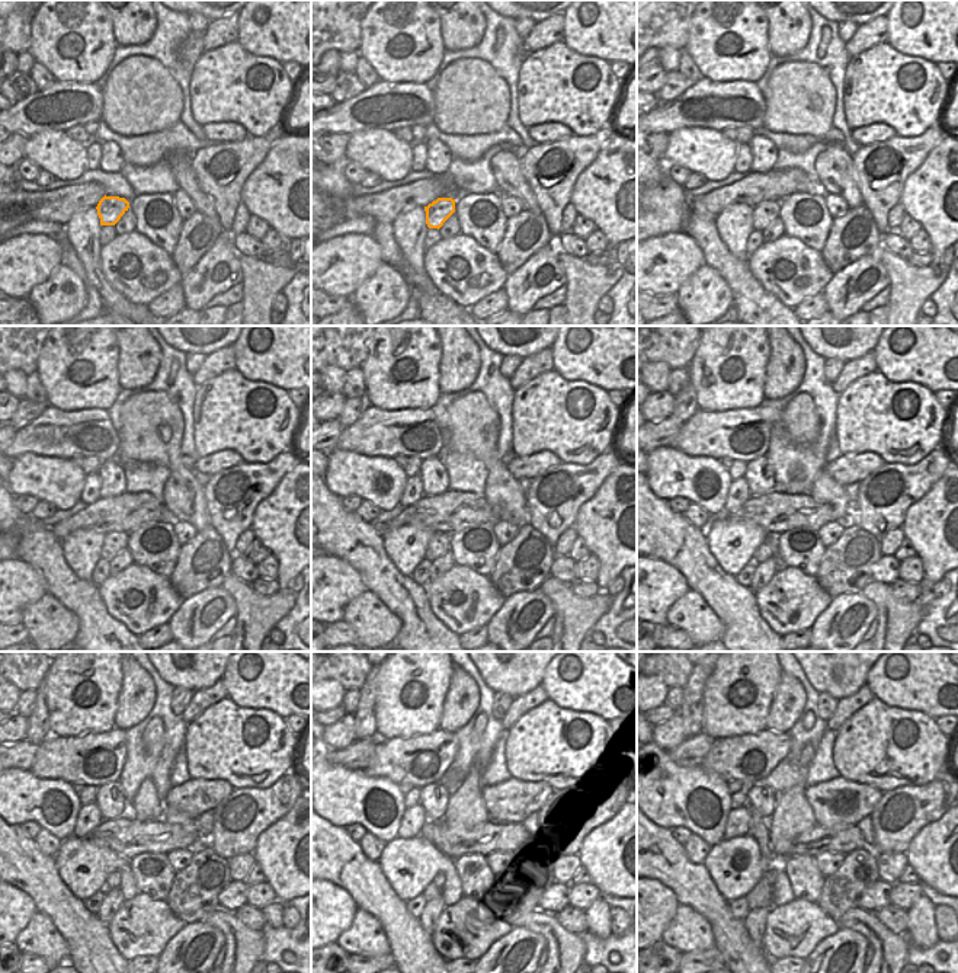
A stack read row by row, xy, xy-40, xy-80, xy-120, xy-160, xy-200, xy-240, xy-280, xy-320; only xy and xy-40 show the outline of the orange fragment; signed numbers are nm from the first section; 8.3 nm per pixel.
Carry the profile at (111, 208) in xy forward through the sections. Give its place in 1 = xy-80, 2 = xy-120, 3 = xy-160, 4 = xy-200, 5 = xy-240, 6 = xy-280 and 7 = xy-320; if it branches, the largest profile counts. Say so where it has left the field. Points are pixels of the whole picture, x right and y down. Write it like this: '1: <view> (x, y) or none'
1: xy-80 (765, 213)
2: xy-120 (114, 543)
3: xy-160 (439, 544)
4: xy-200 (766, 550)
5: xy-240 (112, 882)
6: xy-280 (439, 879)
7: xy-320 (771, 874)

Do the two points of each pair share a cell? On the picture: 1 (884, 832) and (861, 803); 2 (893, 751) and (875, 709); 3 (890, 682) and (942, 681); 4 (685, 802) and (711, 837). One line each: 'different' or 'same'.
1: different
2: same
3: same
4: same

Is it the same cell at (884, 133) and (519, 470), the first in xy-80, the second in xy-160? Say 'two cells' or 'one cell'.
one cell

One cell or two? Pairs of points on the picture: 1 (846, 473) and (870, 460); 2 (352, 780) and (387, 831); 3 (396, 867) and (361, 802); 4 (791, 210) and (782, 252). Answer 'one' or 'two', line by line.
1: one
2: one
3: two
4: two

